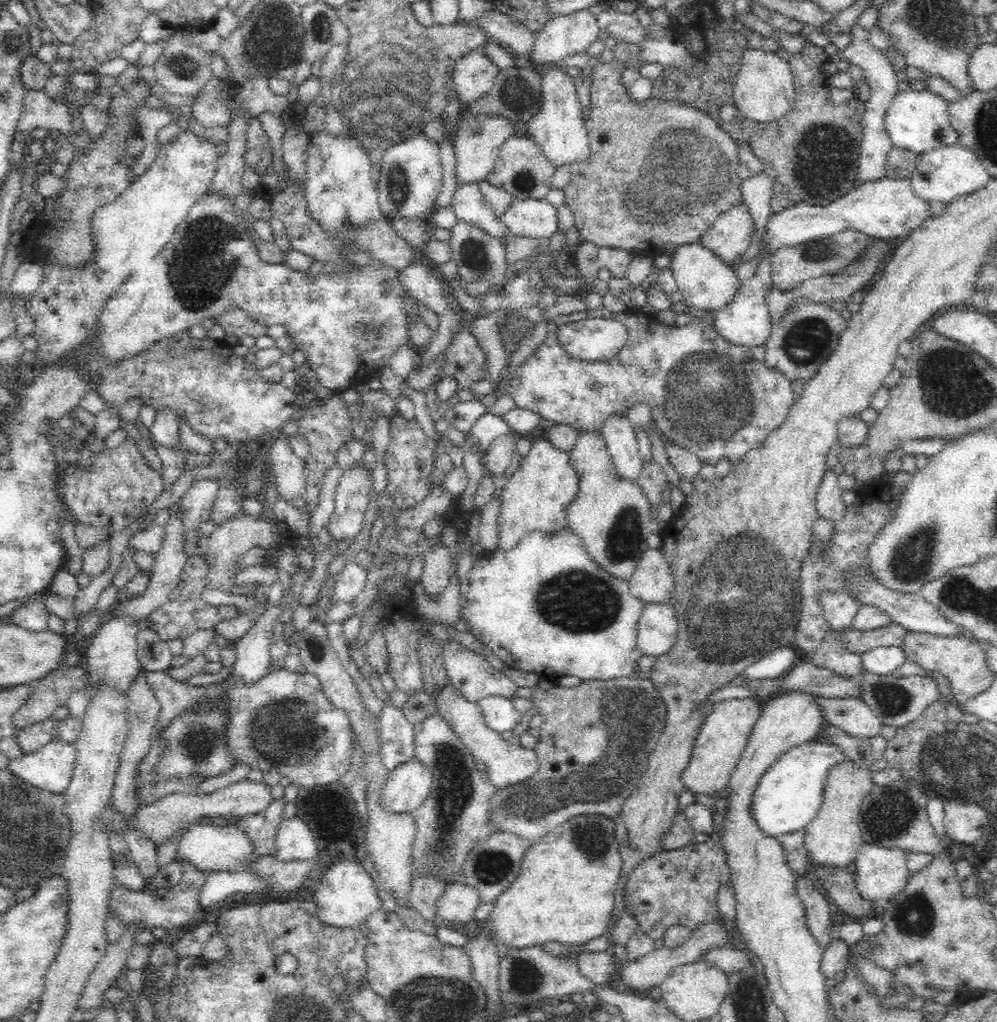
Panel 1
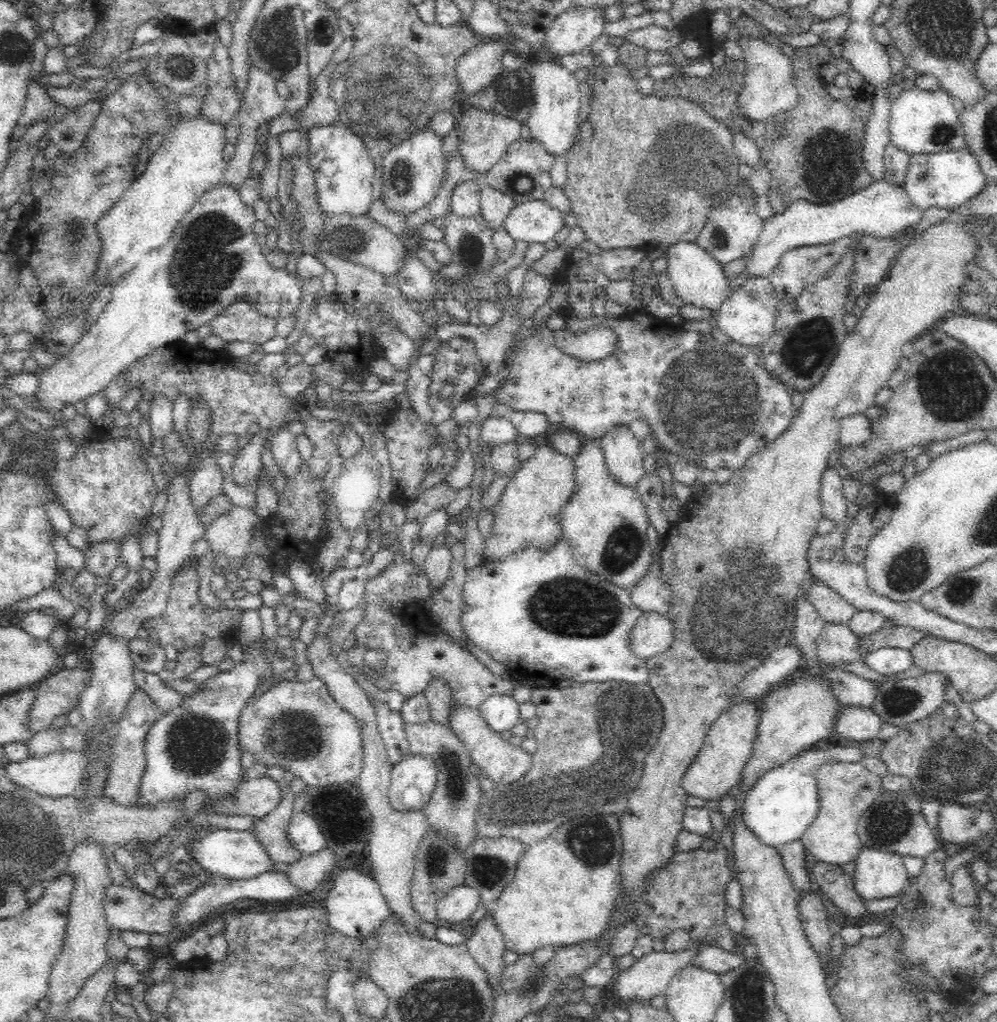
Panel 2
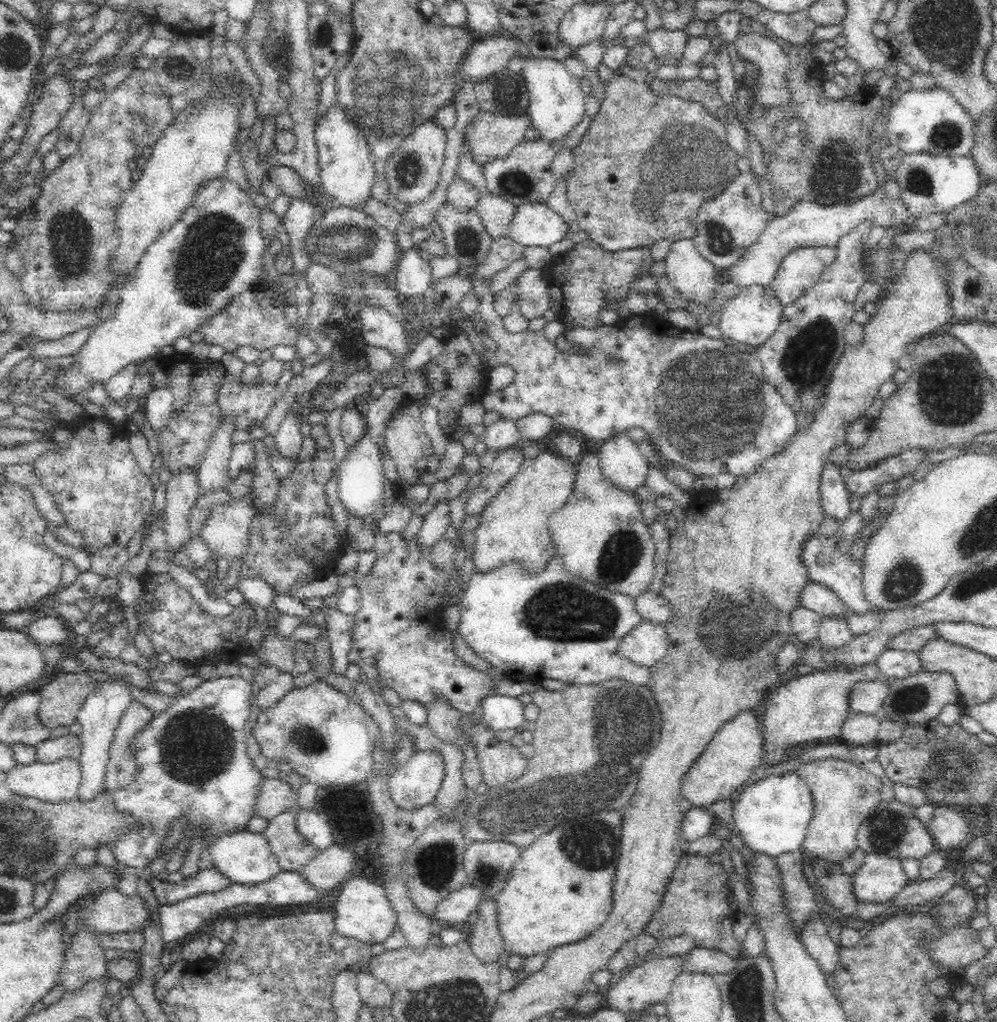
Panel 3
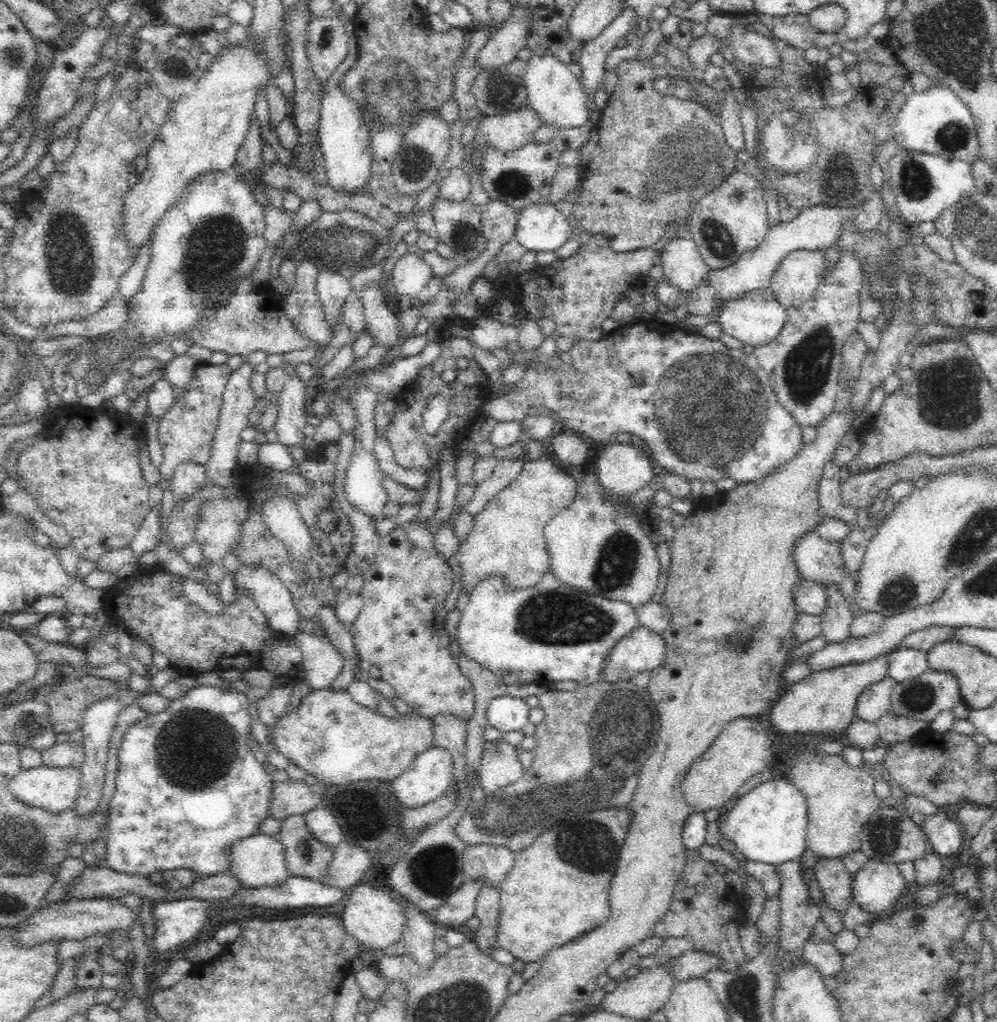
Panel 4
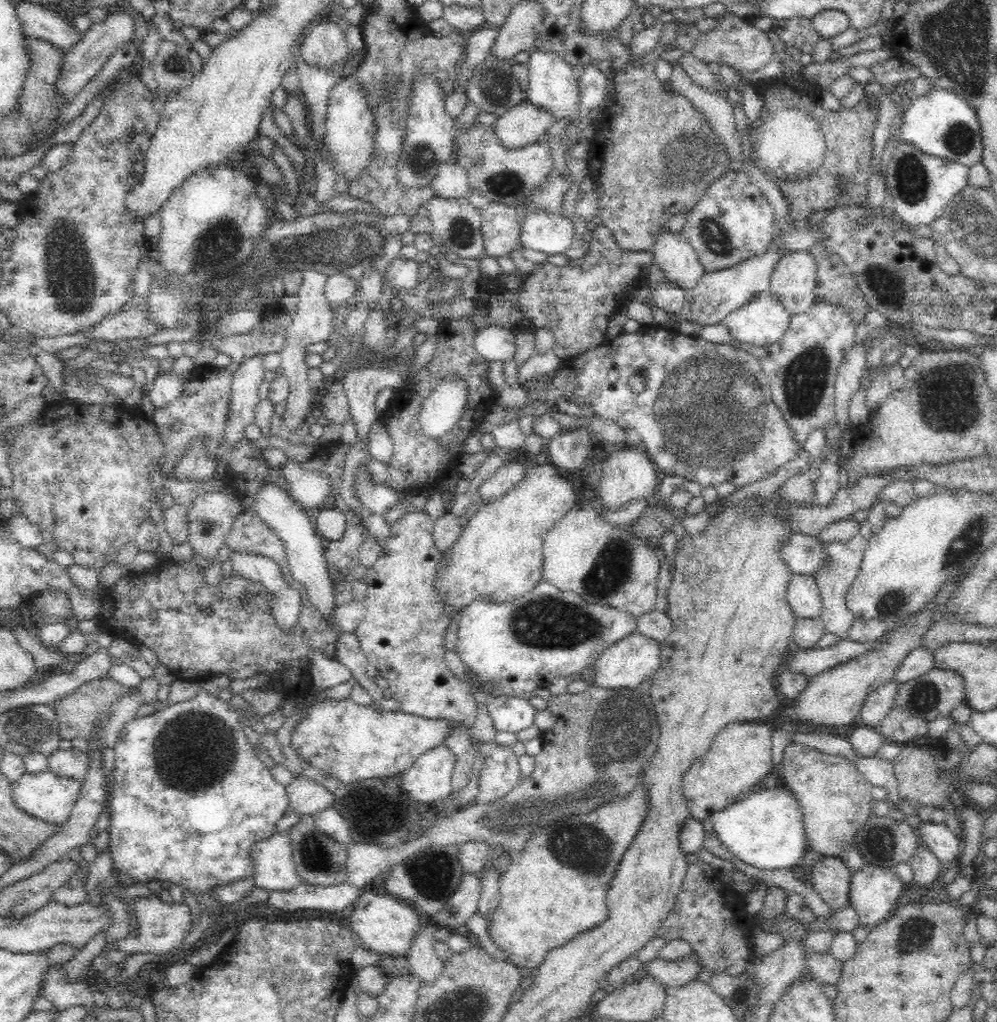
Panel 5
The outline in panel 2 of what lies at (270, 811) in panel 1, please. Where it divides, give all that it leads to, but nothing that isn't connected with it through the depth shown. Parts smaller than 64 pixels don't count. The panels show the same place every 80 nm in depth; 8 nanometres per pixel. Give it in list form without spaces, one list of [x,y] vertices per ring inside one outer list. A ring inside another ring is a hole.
[[[290,786],[283,792],[283,799],[277,809],[264,818],[255,820],[253,833],[261,840],[268,856],[274,864],[291,865],[298,862],[306,854],[296,850],[289,839],[289,824],[294,813],[295,793]]]

